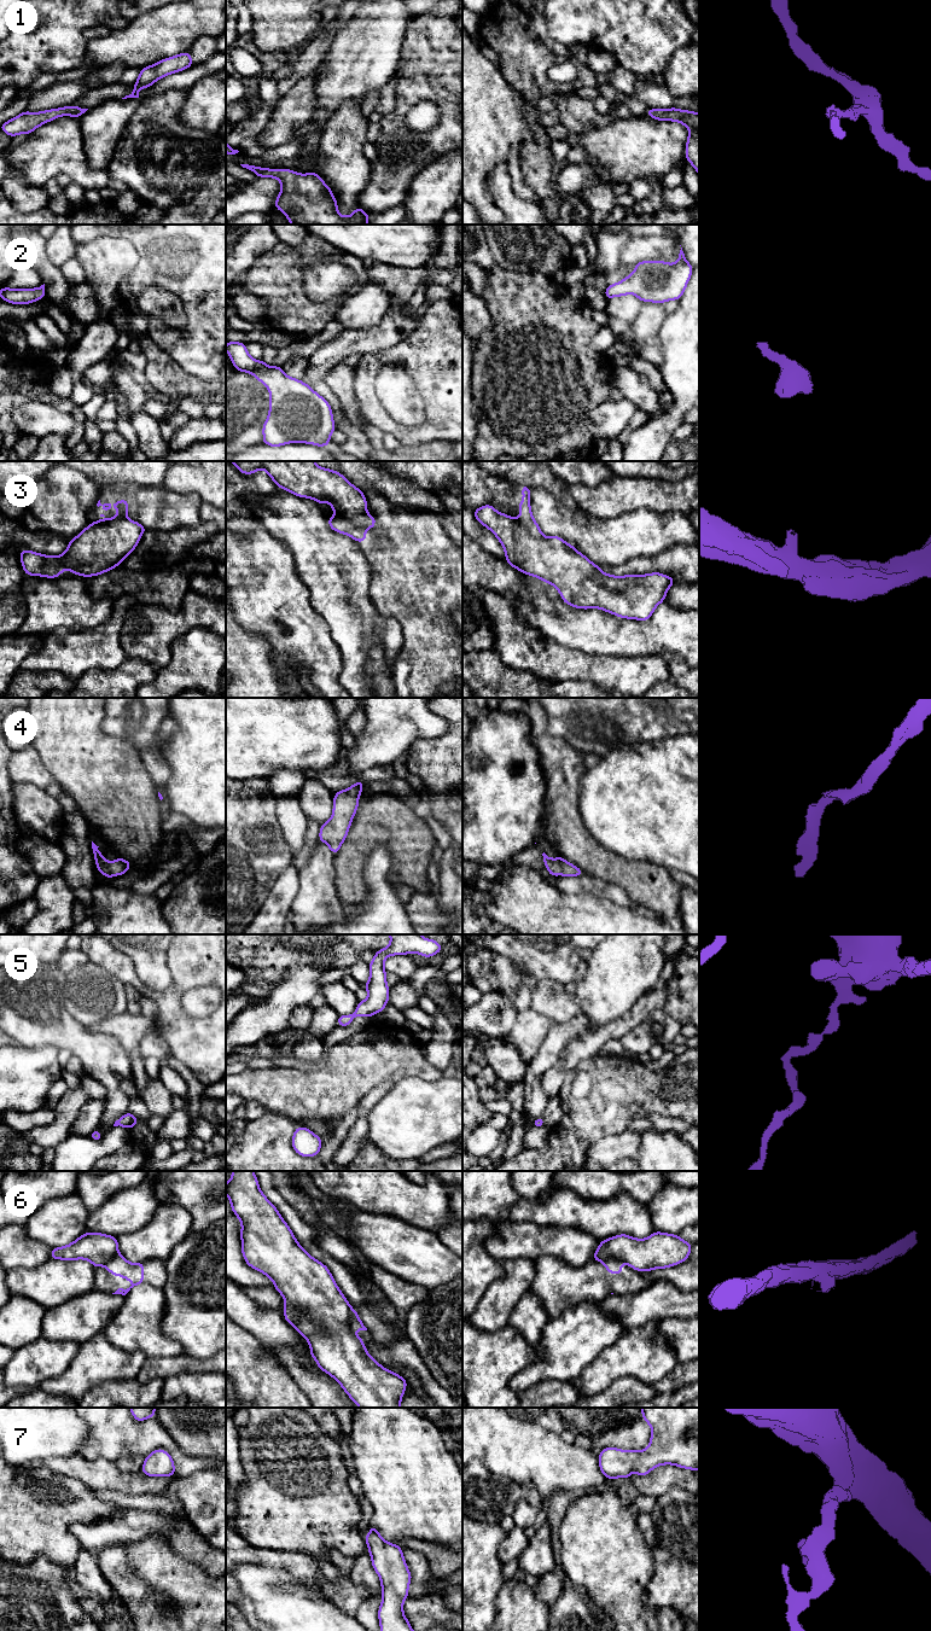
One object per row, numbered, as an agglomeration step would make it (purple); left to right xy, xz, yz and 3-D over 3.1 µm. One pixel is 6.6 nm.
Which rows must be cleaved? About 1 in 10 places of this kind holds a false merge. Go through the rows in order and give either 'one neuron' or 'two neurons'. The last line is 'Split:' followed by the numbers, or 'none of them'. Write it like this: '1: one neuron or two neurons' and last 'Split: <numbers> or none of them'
1: one neuron
2: one neuron
3: one neuron
4: one neuron
5: one neuron
6: one neuron
7: one neuron
Split: none of them

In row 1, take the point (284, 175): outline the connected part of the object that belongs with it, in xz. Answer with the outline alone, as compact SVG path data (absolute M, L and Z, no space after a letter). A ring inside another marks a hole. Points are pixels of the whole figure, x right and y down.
M240 164L255 173L258 177L274 177L281 182L280 194L274 208L279 209L291 225L367 225L370 215L359 205L350 216L338 212L337 200L332 190L324 182L318 173L299 174L291 169L268 169L249 164Z

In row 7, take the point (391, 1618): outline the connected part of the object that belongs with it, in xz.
M370 1526L365 1537L373 1569L380 1578L382 1603L378 1609L380 1631L413 1631L403 1613L403 1601L409 1596L412 1574L402 1554L402 1548L388 1543L378 1530Z

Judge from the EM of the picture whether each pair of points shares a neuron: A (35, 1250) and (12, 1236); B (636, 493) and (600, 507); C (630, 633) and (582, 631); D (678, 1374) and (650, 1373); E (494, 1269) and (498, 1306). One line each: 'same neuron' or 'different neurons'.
A: same neuron
B: same neuron
C: same neuron
D: different neurons
E: different neurons

